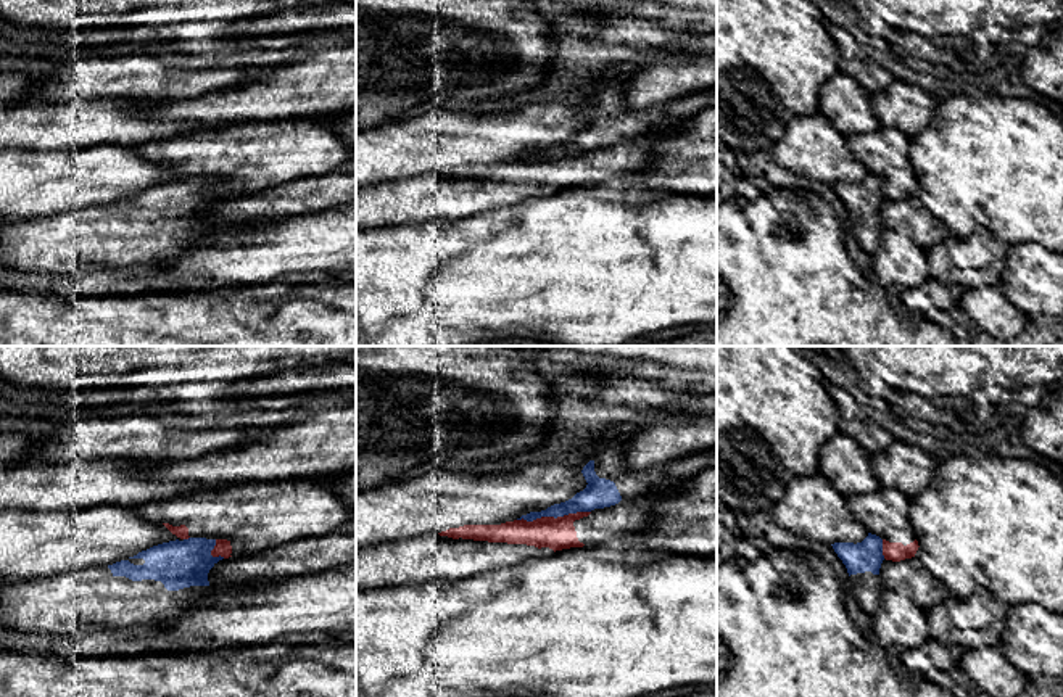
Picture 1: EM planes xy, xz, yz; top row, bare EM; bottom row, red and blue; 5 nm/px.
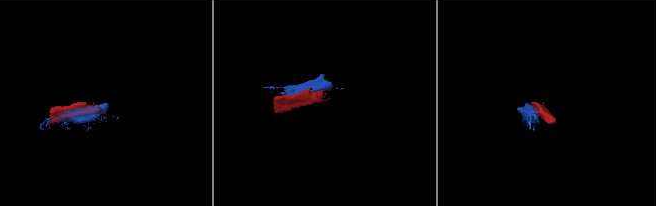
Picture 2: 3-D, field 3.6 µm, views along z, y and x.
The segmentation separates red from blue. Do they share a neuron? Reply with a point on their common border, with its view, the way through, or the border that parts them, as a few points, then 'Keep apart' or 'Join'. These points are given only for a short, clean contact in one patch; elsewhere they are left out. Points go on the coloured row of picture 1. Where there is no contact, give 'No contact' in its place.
Touches red at xz (553, 517). Keep apart

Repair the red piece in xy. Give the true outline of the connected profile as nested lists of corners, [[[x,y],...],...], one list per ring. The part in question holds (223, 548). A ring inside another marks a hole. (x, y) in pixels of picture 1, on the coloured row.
[[[333,480],[248,481],[214,489],[198,486],[169,501],[147,502],[137,513],[148,522],[163,523],[180,539],[214,539],[213,557],[250,555],[295,539],[324,536],[354,517],[356,512],[335,493]]]

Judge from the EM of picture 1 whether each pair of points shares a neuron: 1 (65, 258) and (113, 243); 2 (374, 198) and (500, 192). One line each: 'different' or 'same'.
1: same
2: same

